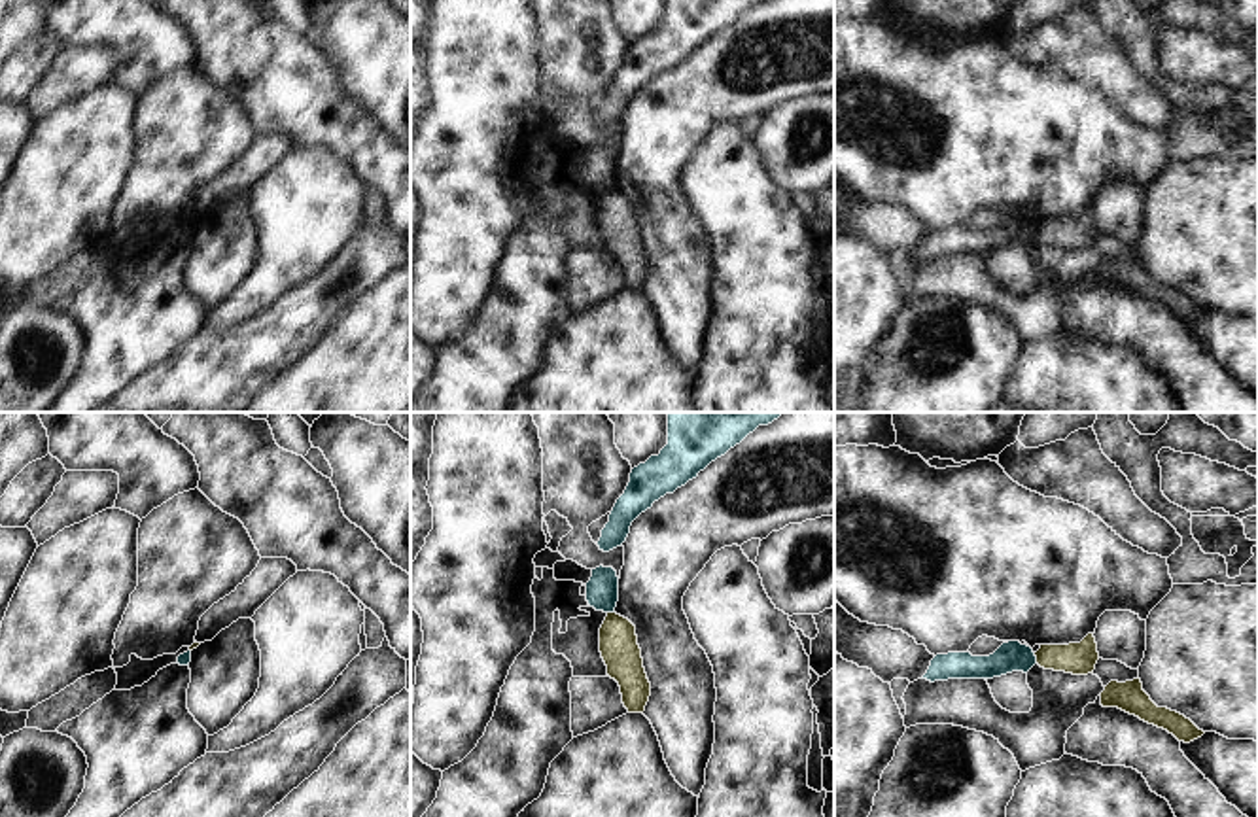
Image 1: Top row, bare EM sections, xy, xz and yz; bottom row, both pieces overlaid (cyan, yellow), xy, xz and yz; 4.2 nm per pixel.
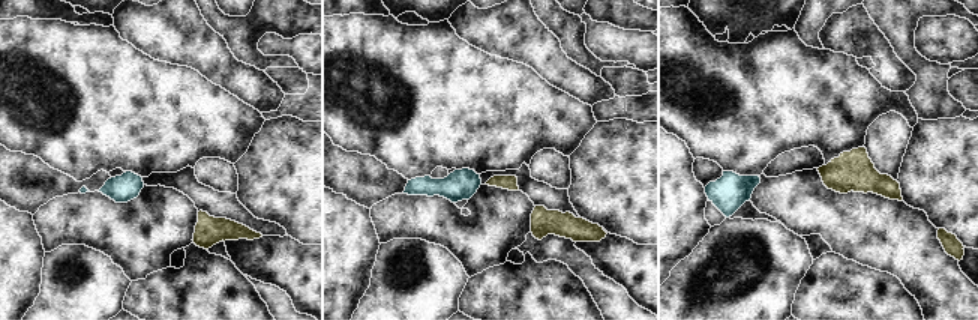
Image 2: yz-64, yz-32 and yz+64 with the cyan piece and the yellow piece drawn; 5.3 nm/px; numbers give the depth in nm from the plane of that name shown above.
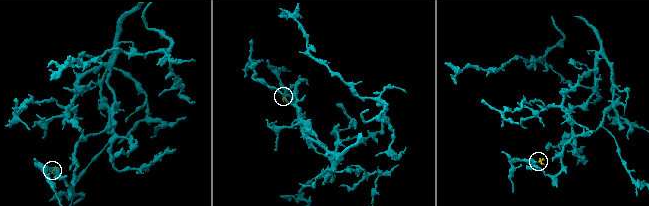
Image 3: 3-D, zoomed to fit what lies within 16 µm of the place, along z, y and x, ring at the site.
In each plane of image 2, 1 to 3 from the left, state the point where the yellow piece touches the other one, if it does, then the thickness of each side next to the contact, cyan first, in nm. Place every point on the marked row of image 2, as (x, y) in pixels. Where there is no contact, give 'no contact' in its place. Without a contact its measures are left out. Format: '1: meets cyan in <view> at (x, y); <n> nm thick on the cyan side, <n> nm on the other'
1: no contact
2: no contact
3: no contact

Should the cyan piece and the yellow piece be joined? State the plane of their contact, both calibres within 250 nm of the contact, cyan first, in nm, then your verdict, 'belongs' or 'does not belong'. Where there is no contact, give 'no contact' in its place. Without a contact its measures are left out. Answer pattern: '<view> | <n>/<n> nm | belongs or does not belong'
yz | 130/140 nm | does not belong

